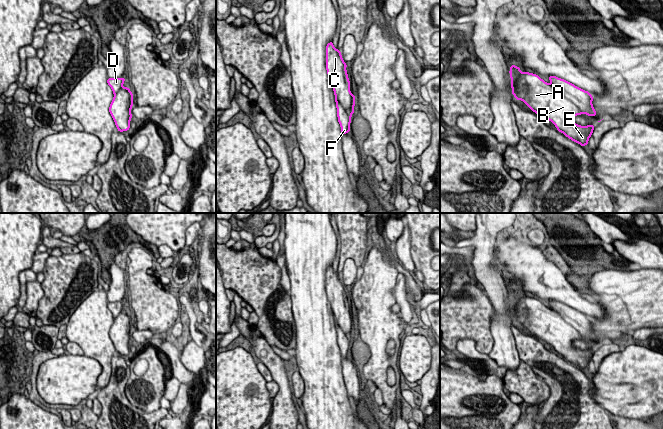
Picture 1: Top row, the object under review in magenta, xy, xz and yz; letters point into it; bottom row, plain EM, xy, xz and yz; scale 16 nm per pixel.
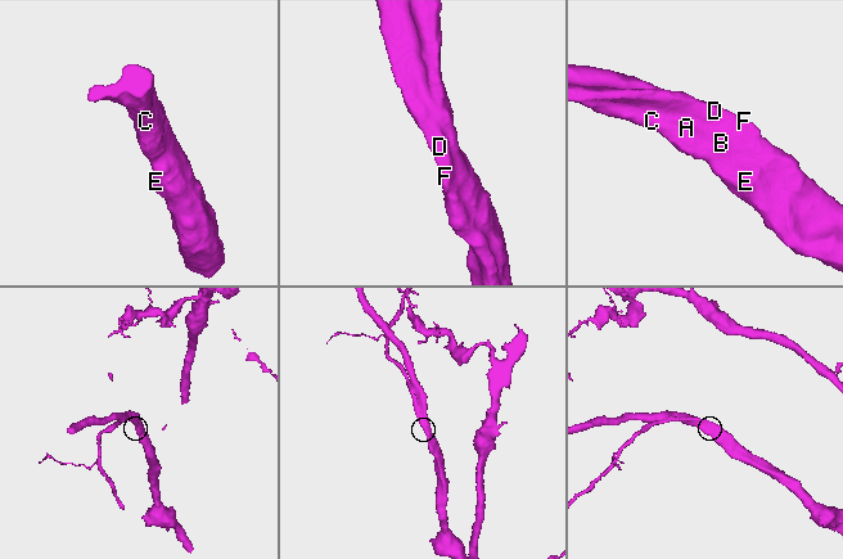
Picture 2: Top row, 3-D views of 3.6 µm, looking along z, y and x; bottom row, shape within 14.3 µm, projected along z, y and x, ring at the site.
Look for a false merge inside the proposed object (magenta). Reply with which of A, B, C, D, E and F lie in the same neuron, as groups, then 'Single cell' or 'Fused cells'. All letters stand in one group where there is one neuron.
Groups: A B C D E F. Single cell

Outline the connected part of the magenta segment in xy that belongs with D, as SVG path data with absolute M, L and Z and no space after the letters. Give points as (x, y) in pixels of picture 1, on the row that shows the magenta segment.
M108 78L107 80L114 93L109 112L120 132L129 130L133 106L133 94L128 87L122 86L124 82L125 78Z

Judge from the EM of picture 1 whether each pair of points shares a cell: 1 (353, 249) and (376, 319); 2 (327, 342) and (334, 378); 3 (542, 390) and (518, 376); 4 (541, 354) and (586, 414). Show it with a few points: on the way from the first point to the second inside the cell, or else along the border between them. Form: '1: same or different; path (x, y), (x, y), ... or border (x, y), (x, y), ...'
1: different; border (369, 248), (365, 261), (360, 267)
2: same; path (327, 351), (327, 369)
3: same; path (536, 390), (532, 390), (524, 382)
4: same; path (558, 371), (580, 384), (581, 397)

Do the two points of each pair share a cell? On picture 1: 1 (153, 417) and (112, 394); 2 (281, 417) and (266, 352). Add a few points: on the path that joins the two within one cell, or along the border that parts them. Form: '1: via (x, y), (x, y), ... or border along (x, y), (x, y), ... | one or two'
1: via (143, 417), (122, 402) | one
2: via (283, 401), (283, 383), (276, 368) | one

